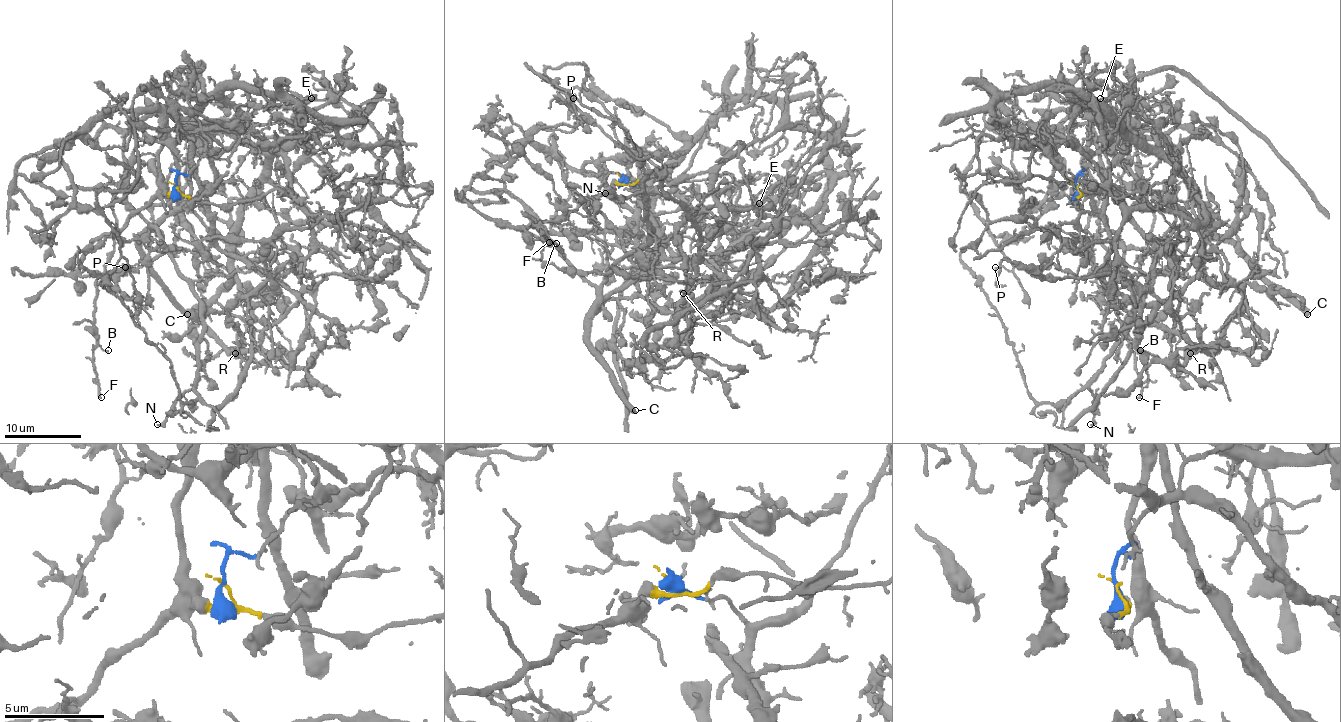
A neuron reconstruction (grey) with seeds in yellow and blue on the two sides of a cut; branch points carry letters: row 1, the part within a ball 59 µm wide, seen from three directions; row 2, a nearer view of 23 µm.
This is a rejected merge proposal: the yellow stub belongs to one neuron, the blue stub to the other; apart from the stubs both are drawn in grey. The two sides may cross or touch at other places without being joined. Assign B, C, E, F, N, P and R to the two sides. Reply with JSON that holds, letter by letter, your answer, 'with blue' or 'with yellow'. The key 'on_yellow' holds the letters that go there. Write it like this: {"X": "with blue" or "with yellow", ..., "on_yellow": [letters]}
{"B": "with blue", "C": "with blue", "E": "with yellow", "F": "with blue", "N": "with blue", "P": "with blue", "R": "with yellow", "on_yellow": ["E", "R"]}

